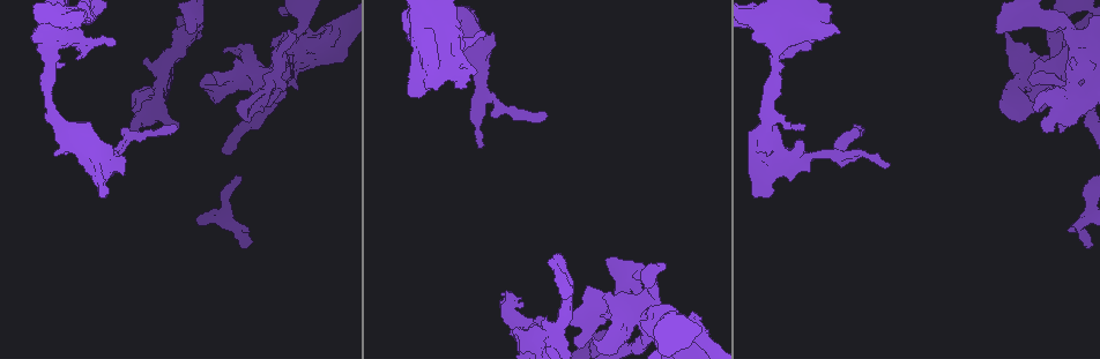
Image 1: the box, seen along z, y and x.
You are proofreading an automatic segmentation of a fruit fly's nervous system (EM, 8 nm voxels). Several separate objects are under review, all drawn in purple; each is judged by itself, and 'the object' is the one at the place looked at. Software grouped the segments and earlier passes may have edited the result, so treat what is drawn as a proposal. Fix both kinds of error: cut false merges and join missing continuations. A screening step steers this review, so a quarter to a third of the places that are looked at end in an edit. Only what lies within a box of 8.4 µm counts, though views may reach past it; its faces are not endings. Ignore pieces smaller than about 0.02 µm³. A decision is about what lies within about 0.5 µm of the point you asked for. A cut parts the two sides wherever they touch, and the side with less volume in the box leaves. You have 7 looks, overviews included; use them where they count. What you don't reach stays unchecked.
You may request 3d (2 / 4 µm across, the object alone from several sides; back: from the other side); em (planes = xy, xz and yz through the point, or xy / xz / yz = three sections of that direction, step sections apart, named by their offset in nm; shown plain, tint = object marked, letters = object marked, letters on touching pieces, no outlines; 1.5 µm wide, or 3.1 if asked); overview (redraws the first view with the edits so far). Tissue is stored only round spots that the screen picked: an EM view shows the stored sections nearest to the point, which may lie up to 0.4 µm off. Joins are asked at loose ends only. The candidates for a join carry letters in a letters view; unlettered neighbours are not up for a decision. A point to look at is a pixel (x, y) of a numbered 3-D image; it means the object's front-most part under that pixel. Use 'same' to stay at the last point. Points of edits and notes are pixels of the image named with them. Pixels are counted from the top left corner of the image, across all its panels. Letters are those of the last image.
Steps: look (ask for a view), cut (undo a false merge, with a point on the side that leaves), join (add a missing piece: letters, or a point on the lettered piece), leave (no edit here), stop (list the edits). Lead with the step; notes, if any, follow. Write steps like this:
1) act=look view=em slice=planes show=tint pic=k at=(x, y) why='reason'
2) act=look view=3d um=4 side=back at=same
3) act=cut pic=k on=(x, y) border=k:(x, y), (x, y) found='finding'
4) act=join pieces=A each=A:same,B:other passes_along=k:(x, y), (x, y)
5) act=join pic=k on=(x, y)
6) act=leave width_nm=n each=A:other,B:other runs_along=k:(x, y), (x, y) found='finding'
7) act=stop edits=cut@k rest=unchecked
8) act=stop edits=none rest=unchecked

act=look view=em slice=yz step=4 show=tint pic=1 at=(887, 168) why='tapers out'

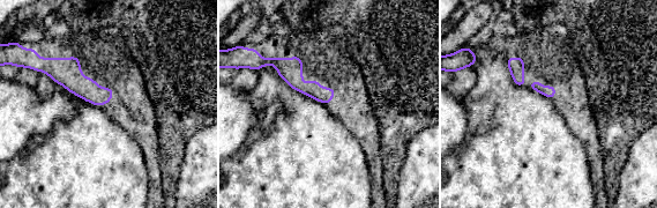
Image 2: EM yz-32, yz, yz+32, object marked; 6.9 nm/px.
act=look view=em slice=planes show=letters at=same

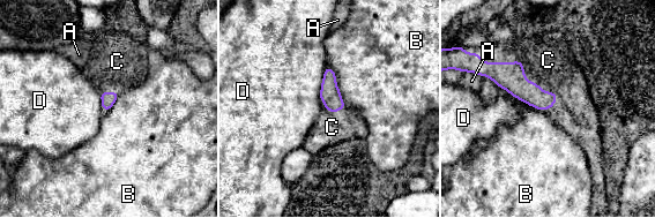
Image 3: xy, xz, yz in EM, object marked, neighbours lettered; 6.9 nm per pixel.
act=join pieces=C width_nm=100 each=A:other,B:other,C:same,D:other passes_along=3:(510, 76), (538, 87), (548, 60) found='it goes on there'

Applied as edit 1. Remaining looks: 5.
act=look view=overview

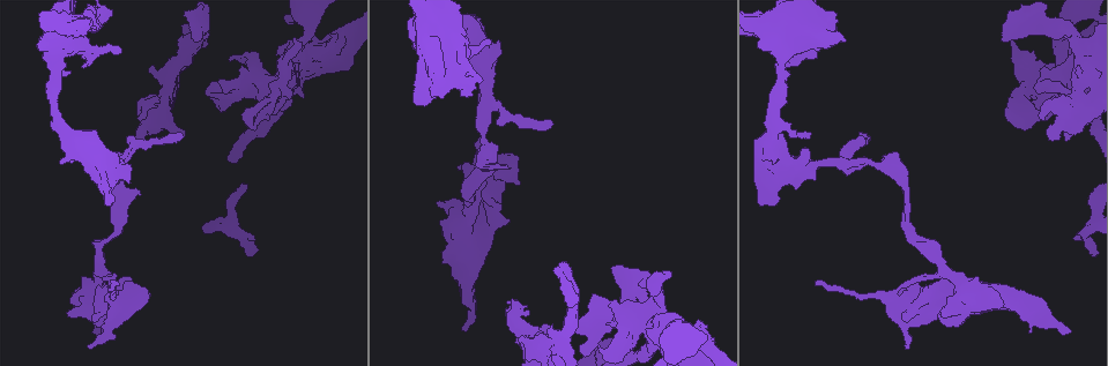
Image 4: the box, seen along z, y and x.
act=look view=3d um=4 pic=4 at=(79, 43) why='thick turns thin'

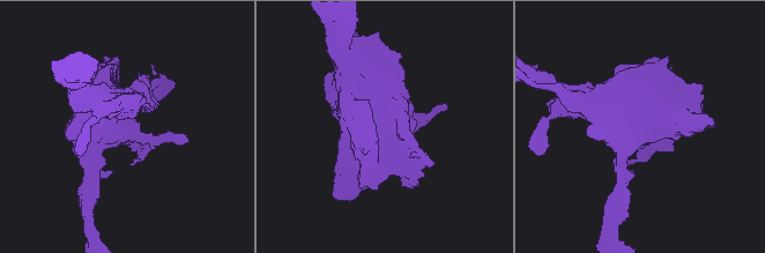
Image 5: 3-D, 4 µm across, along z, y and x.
act=look view=em slice=xz step=4 show=tint pic=5 at=(129, 130)

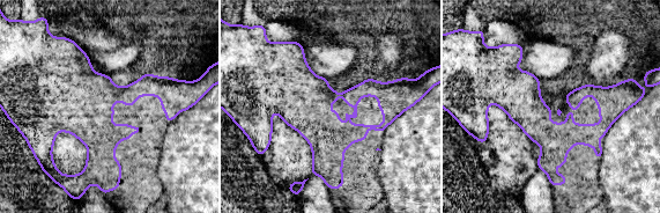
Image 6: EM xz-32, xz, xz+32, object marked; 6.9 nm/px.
act=look view=em slice=planes show=letters at=same

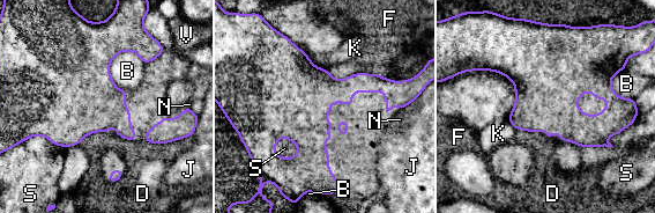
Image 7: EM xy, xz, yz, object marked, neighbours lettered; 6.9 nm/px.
act=leave each=B:other,D:other,F:other,J:other,K:other,N:other,S:other,V:other border=7:(146, 64), (120, 51), (108, 70) found='continuous, no second neuron'

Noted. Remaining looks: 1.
act=stop edits=join@3 rest=unchecked

